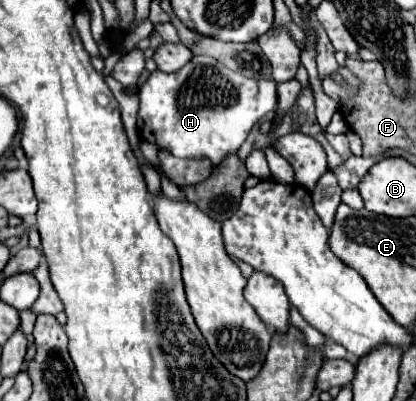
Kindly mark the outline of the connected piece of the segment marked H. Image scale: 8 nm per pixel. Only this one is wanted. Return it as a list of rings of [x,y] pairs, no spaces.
[[[198,55],[192,57],[190,63],[186,63],[176,73],[162,73],[154,71],[150,79],[140,87],[138,99],[138,135],[142,141],[148,141],[156,145],[158,149],[166,149],[176,157],[182,159],[208,159],[212,163],[212,169],[218,169],[218,165],[230,155],[238,153],[240,145],[246,141],[250,129],[270,111],[278,105],[278,93],[276,93],[276,81],[274,79],[250,79],[240,73],[230,71],[228,67],[222,67],[220,61]]]

